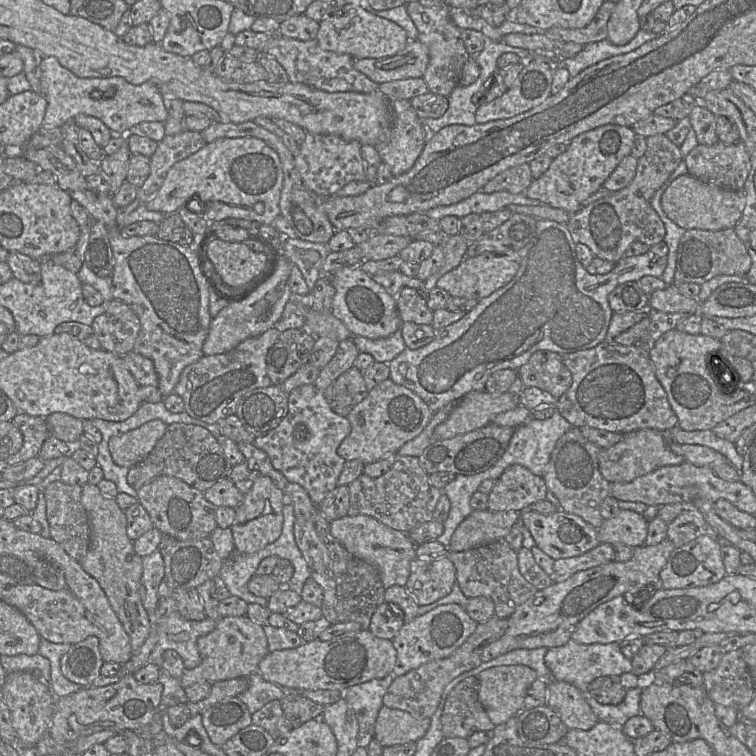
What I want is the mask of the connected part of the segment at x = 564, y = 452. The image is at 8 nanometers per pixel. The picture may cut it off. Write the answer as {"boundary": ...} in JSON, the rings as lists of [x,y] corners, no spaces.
{"boundary":[[[572,427],[557,441],[543,475],[547,488],[560,502],[560,510],[580,516],[596,529],[604,521],[600,514],[601,504],[610,495],[610,483],[599,471],[600,450],[582,435],[579,428]]]}

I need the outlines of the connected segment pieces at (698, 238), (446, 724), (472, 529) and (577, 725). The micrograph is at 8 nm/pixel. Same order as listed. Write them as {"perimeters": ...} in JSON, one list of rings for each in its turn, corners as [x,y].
{"perimeters":[[[[734,228],[719,231],[686,230],[682,236],[676,259],[676,282],[703,284],[718,275],[746,275],[751,257]]],[[[470,677],[448,695],[441,715],[444,738],[469,738],[473,733],[494,730],[478,697],[478,680]]],[[[474,510],[456,528],[448,551],[462,552],[501,539],[519,520],[520,513],[517,511]]],[[[555,681],[547,686],[547,691],[547,705],[569,730],[590,730],[599,722],[583,694],[572,684]]]]}

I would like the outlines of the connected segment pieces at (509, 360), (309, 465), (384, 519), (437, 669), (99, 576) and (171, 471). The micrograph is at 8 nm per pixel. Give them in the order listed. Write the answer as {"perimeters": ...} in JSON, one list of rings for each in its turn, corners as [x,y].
{"perimeters":[[[[537,219],[533,238],[517,251],[521,264],[515,277],[504,287],[479,300],[460,320],[436,330],[436,337],[431,343],[415,350],[406,347],[389,362],[390,379],[413,391],[435,414],[469,392],[486,391],[486,381],[494,371],[518,371],[538,350],[565,355],[593,348],[603,342],[613,316],[608,302],[610,292],[623,283],[638,282],[644,276],[661,278],[667,258],[658,257],[649,250],[641,255],[622,257],[606,274],[592,275],[577,259],[575,246],[566,224]]],[[[307,384],[288,394],[287,415],[276,428],[255,438],[253,445],[269,456],[273,467],[288,481],[302,486],[312,502],[319,506],[338,486],[337,480],[346,462],[338,455],[338,448],[350,432],[348,418],[330,408],[324,391]]],[[[398,456],[391,469],[378,478],[362,474],[348,485],[349,516],[367,515],[395,530],[406,534],[416,526],[433,520],[433,513],[442,490],[429,482],[429,474],[415,456]]],[[[495,615],[486,622],[478,623],[475,631],[450,656],[433,660],[404,675],[393,678],[383,697],[383,705],[403,710],[417,719],[430,719],[436,712],[446,685],[460,674],[478,667],[483,650],[499,640],[507,631],[508,619],[499,619]]],[[[87,483],[82,489],[82,504],[90,526],[90,544],[80,563],[85,572],[95,578],[130,637],[133,654],[138,652],[150,631],[150,620],[139,595],[142,584],[142,557],[134,550],[127,535],[127,519],[116,499],[103,494],[97,485]]],[[[174,423],[168,426],[150,454],[129,469],[127,481],[138,491],[160,476],[173,476],[204,493],[218,481],[228,477],[232,467],[217,438],[209,430],[199,425]]]]}

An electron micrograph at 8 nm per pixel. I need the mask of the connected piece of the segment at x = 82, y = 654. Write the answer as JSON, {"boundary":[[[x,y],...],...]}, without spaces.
{"boundary":[[[89,636],[70,646],[70,649],[61,657],[60,667],[63,676],[69,681],[82,687],[93,687],[92,683],[101,675],[103,663],[99,639]]]}

